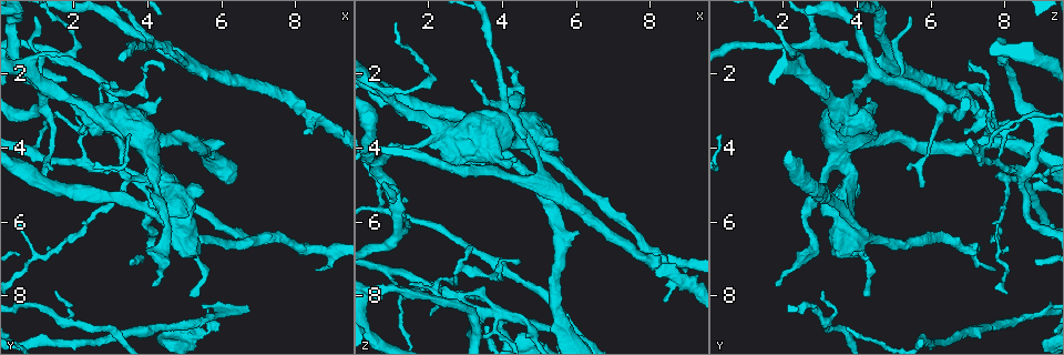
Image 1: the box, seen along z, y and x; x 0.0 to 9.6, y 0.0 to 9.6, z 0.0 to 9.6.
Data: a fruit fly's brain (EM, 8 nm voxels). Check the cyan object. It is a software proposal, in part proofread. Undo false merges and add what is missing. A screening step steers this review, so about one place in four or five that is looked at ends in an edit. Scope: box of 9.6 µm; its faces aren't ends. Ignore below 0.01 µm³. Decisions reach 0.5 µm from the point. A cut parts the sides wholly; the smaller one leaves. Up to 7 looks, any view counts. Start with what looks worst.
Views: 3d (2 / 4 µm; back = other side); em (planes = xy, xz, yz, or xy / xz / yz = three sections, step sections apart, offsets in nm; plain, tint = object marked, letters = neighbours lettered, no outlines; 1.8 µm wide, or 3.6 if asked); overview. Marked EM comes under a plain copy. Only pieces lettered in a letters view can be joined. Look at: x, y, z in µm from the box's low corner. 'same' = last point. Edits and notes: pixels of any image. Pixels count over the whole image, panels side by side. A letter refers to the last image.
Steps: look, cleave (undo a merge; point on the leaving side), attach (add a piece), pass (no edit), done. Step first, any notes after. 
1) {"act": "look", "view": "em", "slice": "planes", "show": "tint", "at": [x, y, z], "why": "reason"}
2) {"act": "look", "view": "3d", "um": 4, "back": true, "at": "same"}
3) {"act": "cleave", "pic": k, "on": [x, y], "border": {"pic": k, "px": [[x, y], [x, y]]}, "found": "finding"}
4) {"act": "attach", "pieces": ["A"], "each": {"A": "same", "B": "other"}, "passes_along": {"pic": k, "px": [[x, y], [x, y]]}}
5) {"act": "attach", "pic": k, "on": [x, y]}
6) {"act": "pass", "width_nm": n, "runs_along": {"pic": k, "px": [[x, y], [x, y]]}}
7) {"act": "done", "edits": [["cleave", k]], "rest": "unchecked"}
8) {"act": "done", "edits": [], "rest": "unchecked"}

{"act": "look", "view": "em", "slice": "planes", "show": "letters", "at": [3.60, 4.75, 8.50], "why": "abrupt turn"}

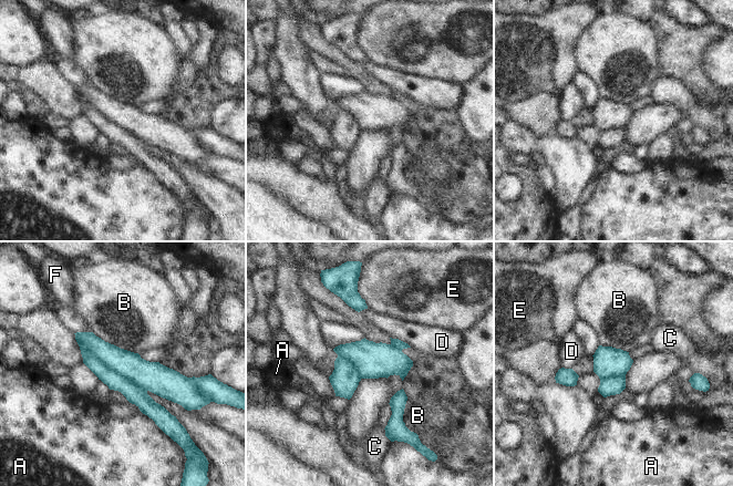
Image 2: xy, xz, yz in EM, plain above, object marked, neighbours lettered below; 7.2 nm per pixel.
{"act": "cleave", "pic": 2, "on": [146, 374], "each": {"A": "other", "B": "other", "C": "other", "D": "other", "E": "other", "F": "other"}, "part_leaving": {"pic": 2, "px": [[78, 335], [145, 374], [186, 382]]}, "found": "two neurons meet here"}

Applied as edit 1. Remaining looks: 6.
{"act": "look", "view": "3d", "um": 2, "at": [6.10, 3.90, 6.40], "why": "branch stops here"}

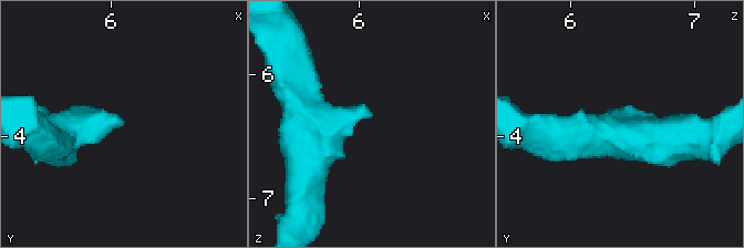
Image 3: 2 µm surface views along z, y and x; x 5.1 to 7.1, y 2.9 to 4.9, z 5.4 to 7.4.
{"act": "look", "view": "em", "slice": "xy", "step": 16, "show": "letters", "at": [6.08, 3.90, 6.36], "why": "now the EM"}

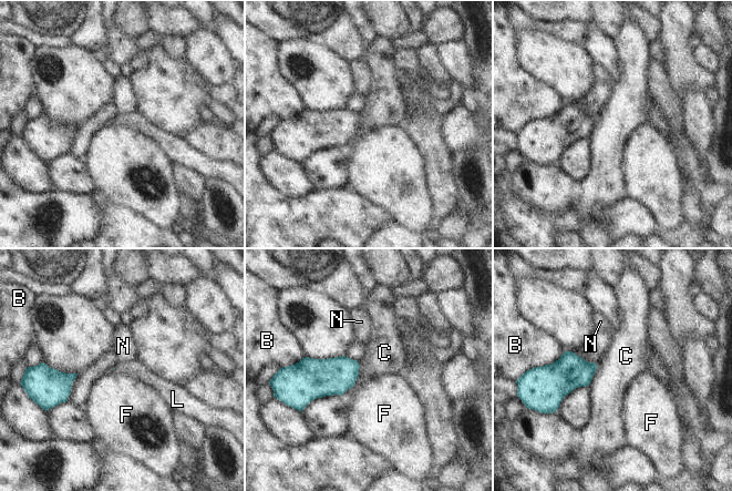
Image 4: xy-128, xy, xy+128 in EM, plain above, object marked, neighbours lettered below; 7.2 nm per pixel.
{"act": "look", "view": "em", "slice": "planes", "show": "letters", "at": "same"}

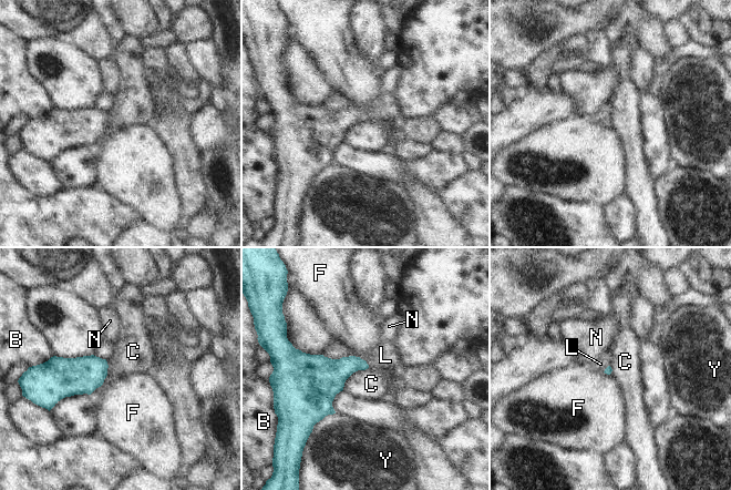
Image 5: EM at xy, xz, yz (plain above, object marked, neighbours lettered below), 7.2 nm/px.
{"act": "attach", "pic": 5, "on": [385, 355], "each": {"B": "other", "C": "other", "F": "other", "L": "same", "N": "other", "Y": "other"}, "passes_along": {"pic": 5, "px": [[333, 373], [367, 364], [385, 355]]}, "found": "the neuron continues"}

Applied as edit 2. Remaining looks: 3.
{"act": "done", "edits": [["cleave", 2], ["attach", 5]], "rest": "unchecked"}

